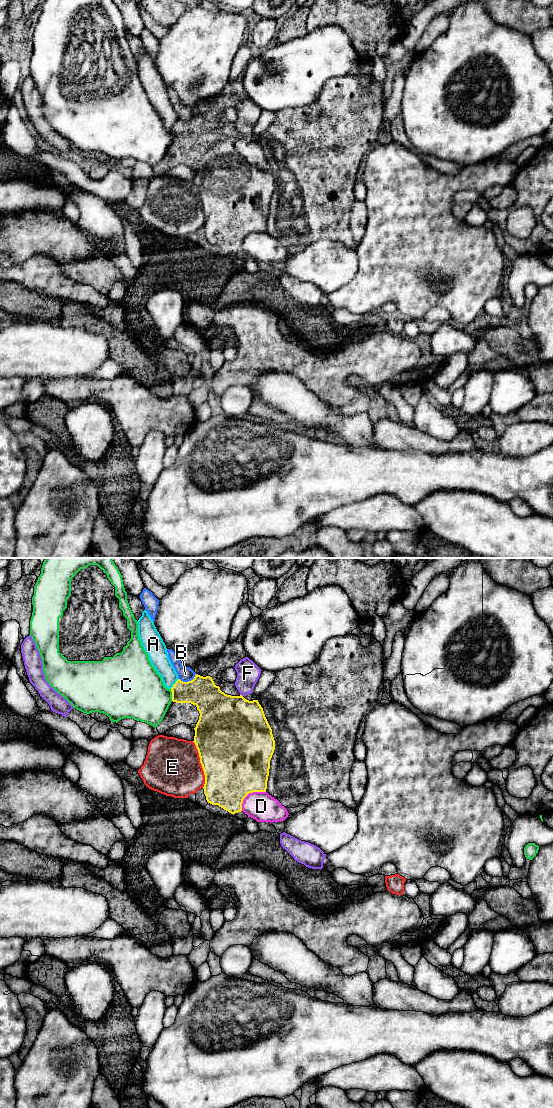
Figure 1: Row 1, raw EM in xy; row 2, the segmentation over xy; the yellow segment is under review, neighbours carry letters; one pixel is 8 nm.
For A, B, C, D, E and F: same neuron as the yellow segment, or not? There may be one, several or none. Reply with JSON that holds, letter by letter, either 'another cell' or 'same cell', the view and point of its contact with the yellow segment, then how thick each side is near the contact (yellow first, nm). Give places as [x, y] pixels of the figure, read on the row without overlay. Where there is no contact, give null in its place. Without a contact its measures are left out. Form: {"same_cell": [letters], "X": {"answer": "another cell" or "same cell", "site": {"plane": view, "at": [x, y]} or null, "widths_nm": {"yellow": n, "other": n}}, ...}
{"same_cell": [], "A": {"answer": "another cell", "site": {"plane": "xy", "at": [174, 124]}, "widths_nm": {"yellow": 240, "other": 150}}, "B": {"answer": "another cell", "site": {"plane": "xy", "at": [188, 121]}, "widths_nm": {"yellow": 240, "other": 120}}, "C": {"answer": "another cell", "site": {"plane": "xy", "at": [172, 135]}, "widths_nm": {"yellow": 240, "other": 400}}, "D": {"answer": "another cell", "site": {"plane": "xy", "at": [248, 233]}, "widths_nm": {"yellow": 500, "other": 240}}, "E": {"answer": "another cell", "site": {"plane": "xy", "at": [201, 204]}, "widths_nm": {"yellow": 500, "other": 460}}, "F": {"answer": "another cell", "site": {"plane": "xy", "at": [241, 135]}, "widths_nm": {"yellow": 480, "other": 190}}}

